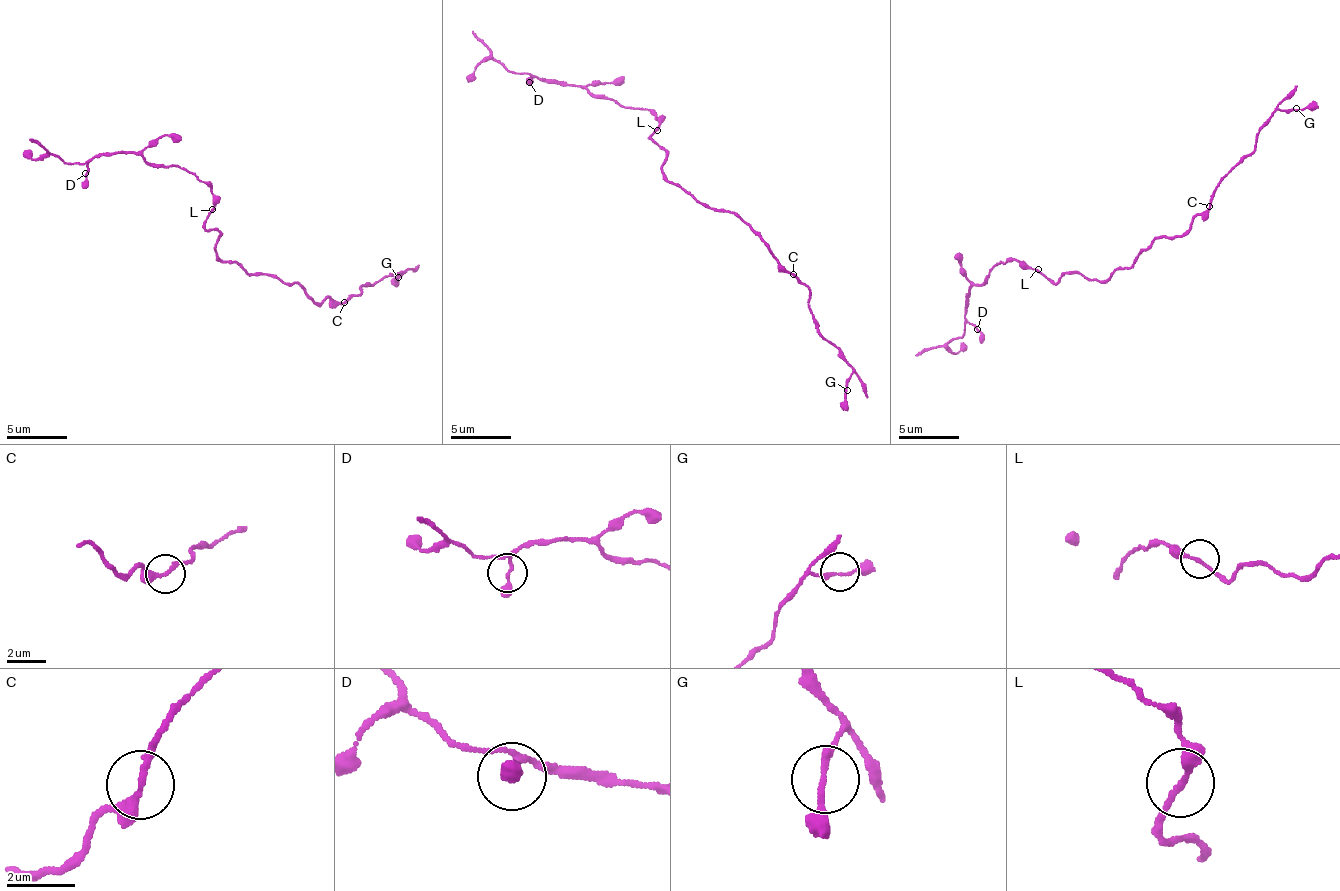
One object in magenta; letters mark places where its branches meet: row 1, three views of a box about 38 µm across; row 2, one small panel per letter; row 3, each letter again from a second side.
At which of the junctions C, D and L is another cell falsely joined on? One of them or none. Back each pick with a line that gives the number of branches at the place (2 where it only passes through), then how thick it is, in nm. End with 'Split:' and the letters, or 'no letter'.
Split: no letter

